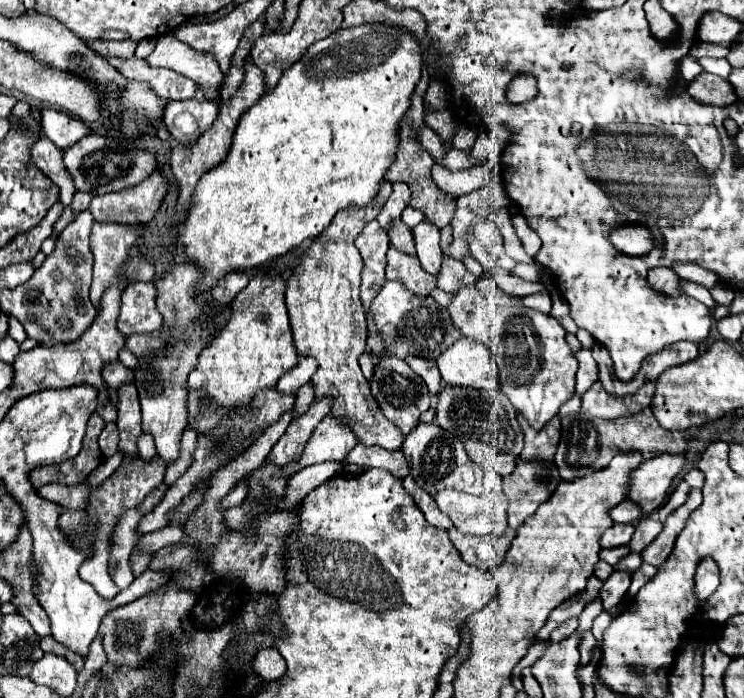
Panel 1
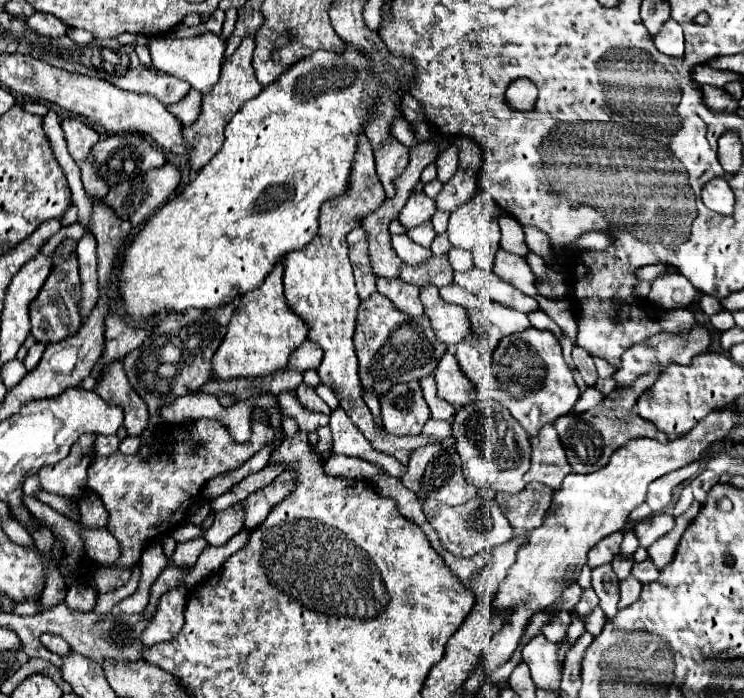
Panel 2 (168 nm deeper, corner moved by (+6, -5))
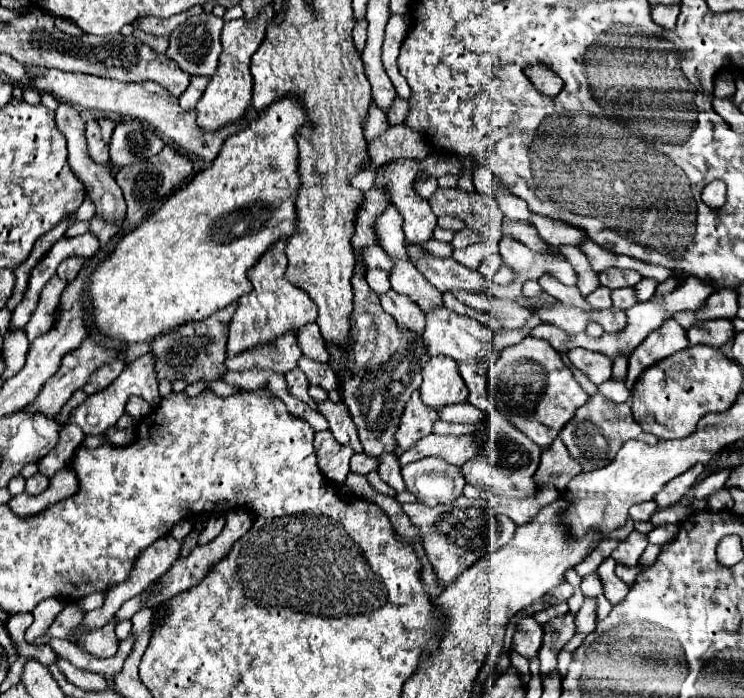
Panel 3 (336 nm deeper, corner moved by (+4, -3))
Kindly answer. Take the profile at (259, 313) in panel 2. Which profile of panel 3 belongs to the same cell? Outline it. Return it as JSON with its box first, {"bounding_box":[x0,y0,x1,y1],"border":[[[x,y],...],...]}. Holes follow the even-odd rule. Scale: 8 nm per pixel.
{"bounding_box":[227,242,317,358],"border":[[[275,242],[249,272],[253,290],[239,298],[237,310],[229,326],[227,358],[235,358],[241,352],[257,348],[261,344],[273,344],[279,336],[287,332],[297,332],[305,324],[317,320],[317,304],[309,298],[309,294],[291,286],[291,282],[285,280],[285,268],[287,268],[285,242],[279,244]]]}

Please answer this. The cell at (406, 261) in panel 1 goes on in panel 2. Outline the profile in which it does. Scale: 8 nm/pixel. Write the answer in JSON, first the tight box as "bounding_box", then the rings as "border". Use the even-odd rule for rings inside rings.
{"bounding_box":[377,278,423,316],"border":[[[377,278],[377,292],[387,296],[401,312],[409,316],[421,316],[423,314],[423,304],[419,300],[419,288],[405,284],[397,278],[387,280],[387,278]]]}

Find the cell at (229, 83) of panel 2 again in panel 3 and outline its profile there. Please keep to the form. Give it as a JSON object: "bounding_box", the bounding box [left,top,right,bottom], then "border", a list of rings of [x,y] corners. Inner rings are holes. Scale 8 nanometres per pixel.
{"bounding_box":[195,4,273,132],"border":[[[267,4],[263,8],[263,12],[259,14],[257,20],[253,22],[245,22],[243,18],[233,20],[233,22],[225,22],[223,32],[221,32],[221,44],[223,44],[223,52],[219,58],[219,70],[215,72],[215,78],[211,78],[207,90],[203,92],[201,100],[197,102],[195,110],[197,110],[197,126],[205,132],[215,132],[227,124],[233,124],[237,120],[241,120],[247,112],[247,108],[251,106],[251,94],[253,94],[253,76],[249,70],[251,64],[251,56],[253,52],[259,48],[259,44],[265,38],[265,26],[267,22],[273,18],[273,6]]]}

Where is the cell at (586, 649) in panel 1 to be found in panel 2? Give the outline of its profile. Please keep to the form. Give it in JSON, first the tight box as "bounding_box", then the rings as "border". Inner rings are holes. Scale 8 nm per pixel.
{"bounding_box":[567,610,585,642],"border":[[[573,610],[571,612],[571,624],[569,624],[569,630],[567,630],[567,636],[571,642],[575,642],[581,634],[585,632],[585,626],[583,626],[583,620],[577,616],[577,612]]]}

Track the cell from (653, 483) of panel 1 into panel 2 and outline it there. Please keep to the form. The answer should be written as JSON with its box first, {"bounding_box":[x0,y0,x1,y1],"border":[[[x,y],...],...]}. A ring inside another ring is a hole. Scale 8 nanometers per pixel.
{"bounding_box":[647,462,699,514],"border":[[[693,462],[681,470],[675,470],[667,476],[663,476],[661,480],[655,480],[653,484],[649,484],[649,492],[647,492],[647,504],[651,506],[651,510],[655,514],[663,512],[669,502],[671,502],[671,496],[673,496],[673,488],[679,486],[681,482],[685,480],[691,480],[693,476],[697,476],[699,472],[699,462]]]}

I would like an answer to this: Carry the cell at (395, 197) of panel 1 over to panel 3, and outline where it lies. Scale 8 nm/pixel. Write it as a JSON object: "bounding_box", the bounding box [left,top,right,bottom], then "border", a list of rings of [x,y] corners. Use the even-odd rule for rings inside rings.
{"bounding_box":[365,102,389,142],"border":[[[371,102],[371,110],[369,110],[369,116],[367,116],[367,122],[365,122],[365,138],[367,138],[367,142],[373,142],[375,138],[383,136],[387,130],[389,130],[387,116],[383,114],[383,110],[379,110]]]}

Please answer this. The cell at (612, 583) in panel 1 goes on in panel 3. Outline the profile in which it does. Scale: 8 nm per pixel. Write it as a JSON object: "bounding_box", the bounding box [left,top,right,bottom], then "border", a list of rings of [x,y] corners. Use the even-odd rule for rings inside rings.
{"bounding_box":[611,532,647,566],"border":[[[631,532],[611,554],[611,558],[621,564],[621,566],[635,566],[639,556],[643,554],[643,550],[647,548],[647,536],[639,534],[639,532]]]}

